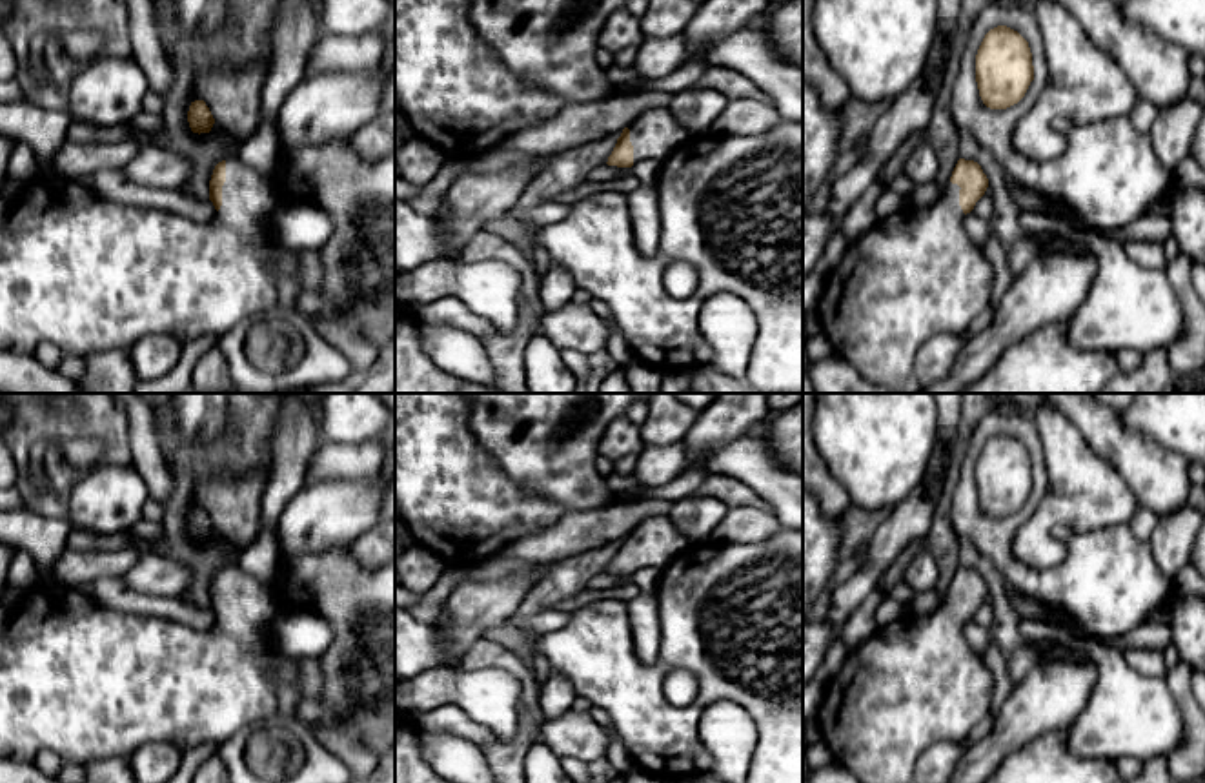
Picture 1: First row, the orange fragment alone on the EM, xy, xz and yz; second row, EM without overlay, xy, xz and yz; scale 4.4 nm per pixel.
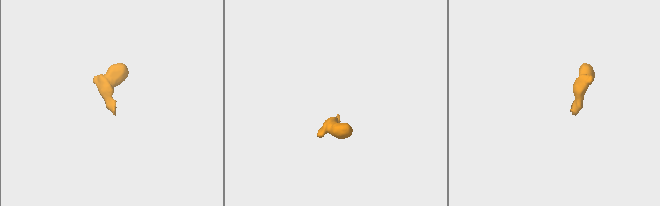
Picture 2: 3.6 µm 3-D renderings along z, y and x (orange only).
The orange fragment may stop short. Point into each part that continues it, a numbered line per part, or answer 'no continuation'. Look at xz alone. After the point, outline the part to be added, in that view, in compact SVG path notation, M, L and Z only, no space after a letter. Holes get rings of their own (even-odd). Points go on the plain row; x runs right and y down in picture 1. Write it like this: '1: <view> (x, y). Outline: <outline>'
1: xz (654, 543). Outline: M657 515L637 524L630 534L633 572L641 568L664 568L690 541L677 530L668 515Z

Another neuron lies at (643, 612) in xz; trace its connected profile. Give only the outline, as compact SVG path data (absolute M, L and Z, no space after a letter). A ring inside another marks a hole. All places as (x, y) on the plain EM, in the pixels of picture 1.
M641 592L628 603L635 654L644 665L652 665L661 645L657 595Z

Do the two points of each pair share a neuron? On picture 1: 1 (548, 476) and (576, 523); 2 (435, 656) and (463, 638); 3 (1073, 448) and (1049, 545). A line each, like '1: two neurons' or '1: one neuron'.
1: two neurons
2: two neurons
3: one neuron

